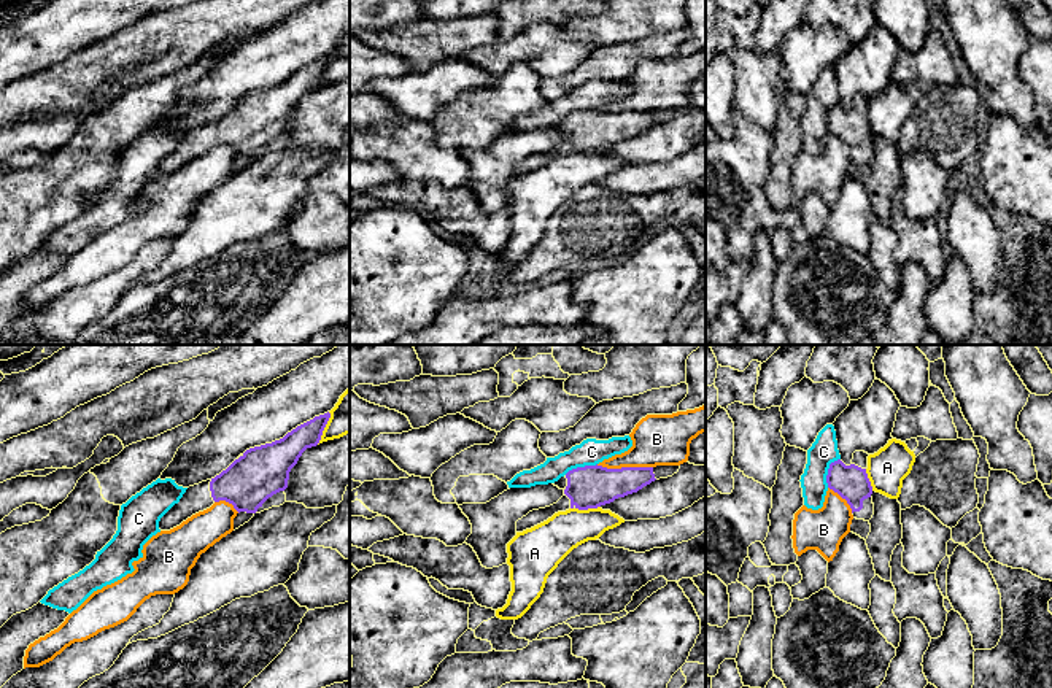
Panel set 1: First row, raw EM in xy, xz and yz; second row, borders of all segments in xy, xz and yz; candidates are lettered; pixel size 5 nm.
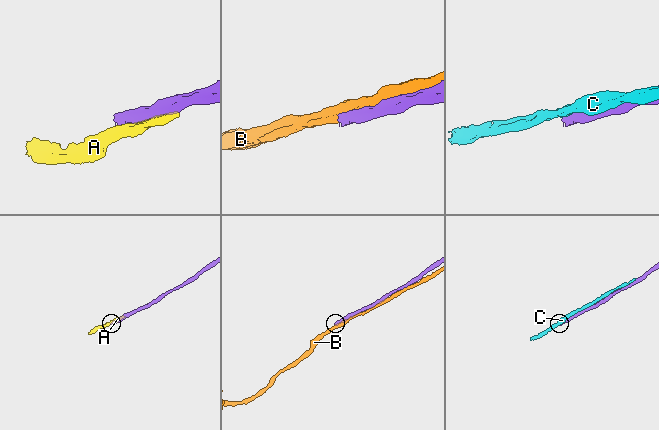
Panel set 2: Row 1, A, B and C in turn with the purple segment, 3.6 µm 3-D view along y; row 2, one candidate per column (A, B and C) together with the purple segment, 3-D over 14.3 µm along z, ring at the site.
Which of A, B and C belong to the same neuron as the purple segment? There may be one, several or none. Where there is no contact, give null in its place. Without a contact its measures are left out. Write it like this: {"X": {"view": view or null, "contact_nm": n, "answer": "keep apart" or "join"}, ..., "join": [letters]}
{"A": {"view": "xy", "contact_nm": 180, "answer": "keep apart"}, "B": {"view": "xz", "contact_nm": 280, "answer": "keep apart"}, "C": {"view": "yz", "contact_nm": 170, "answer": "keep apart"}, "join": []}

